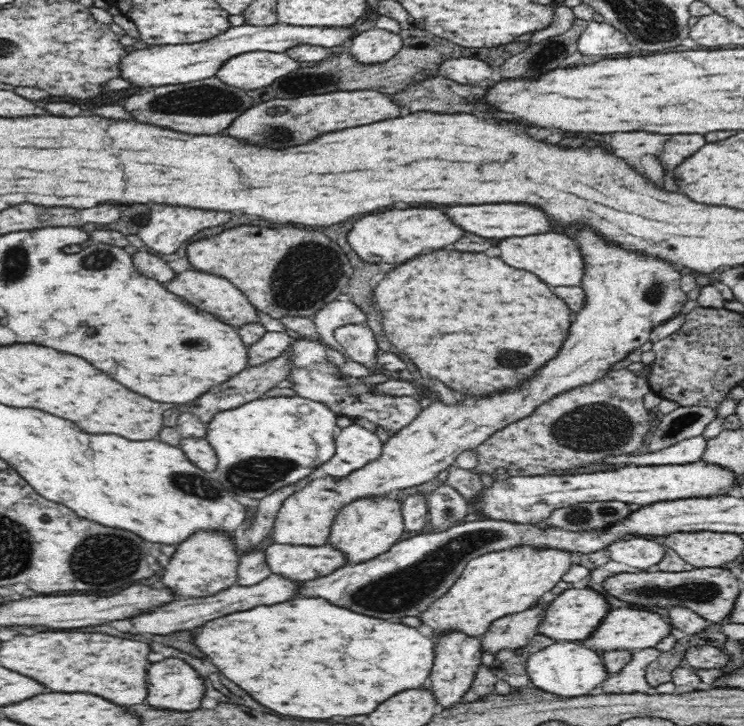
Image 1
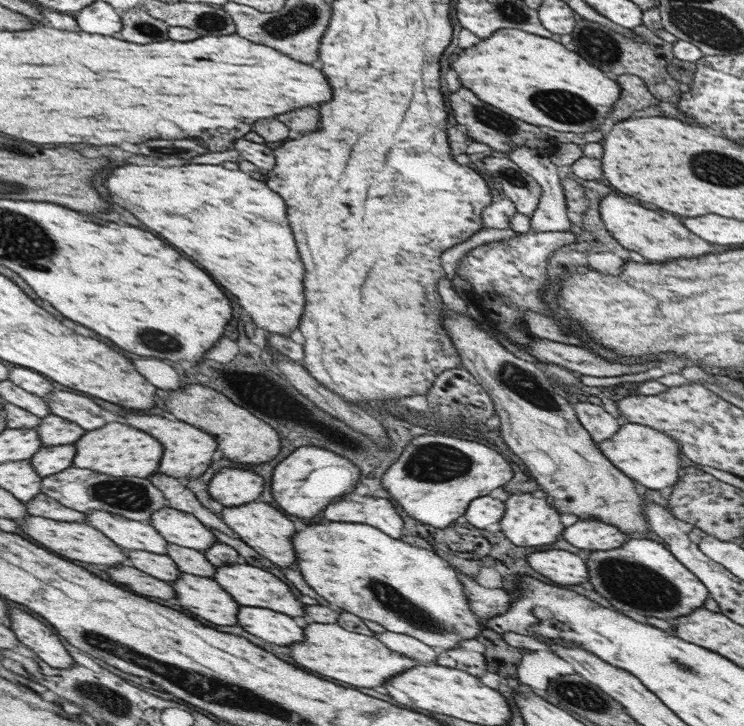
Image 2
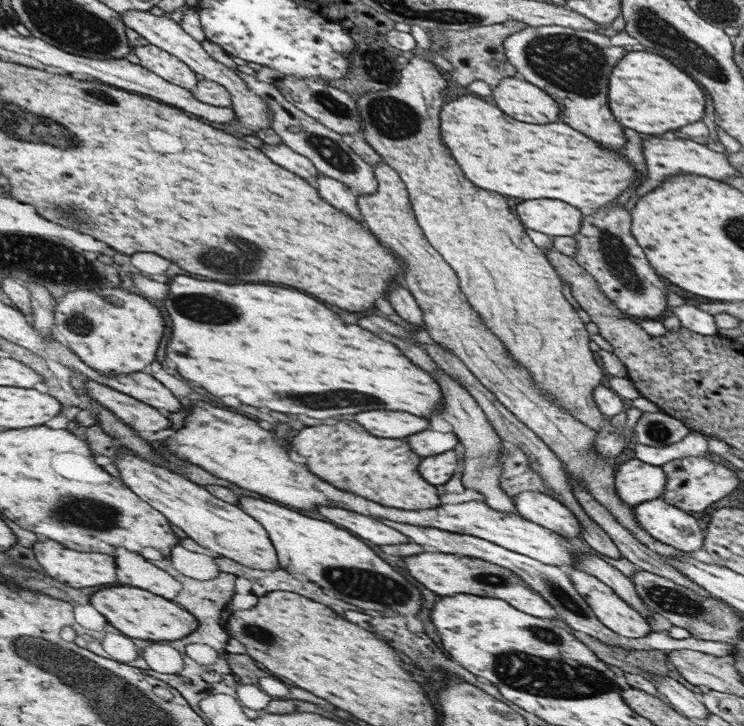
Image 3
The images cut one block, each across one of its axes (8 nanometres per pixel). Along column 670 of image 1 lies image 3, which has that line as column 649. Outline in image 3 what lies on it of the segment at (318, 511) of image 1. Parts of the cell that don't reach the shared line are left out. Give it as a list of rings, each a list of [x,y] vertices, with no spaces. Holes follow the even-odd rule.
[[[610,208],[606,212],[585,213],[580,231],[574,236],[577,252],[574,260],[598,282],[600,292],[628,316],[662,320],[668,313],[664,282],[650,268],[642,248],[630,234],[630,212],[624,208]]]

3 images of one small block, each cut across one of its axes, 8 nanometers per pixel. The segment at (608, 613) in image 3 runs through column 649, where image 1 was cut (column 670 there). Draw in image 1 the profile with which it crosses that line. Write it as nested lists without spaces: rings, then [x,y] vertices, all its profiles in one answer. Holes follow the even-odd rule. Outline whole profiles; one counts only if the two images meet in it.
[[[622,607],[611,609],[606,618],[600,622],[600,626],[594,630],[594,634],[586,640],[580,640],[581,643],[590,647],[598,653],[611,650],[639,650],[655,647],[661,640],[664,640],[668,634],[674,630],[674,625],[666,623],[659,613],[640,607]]]

